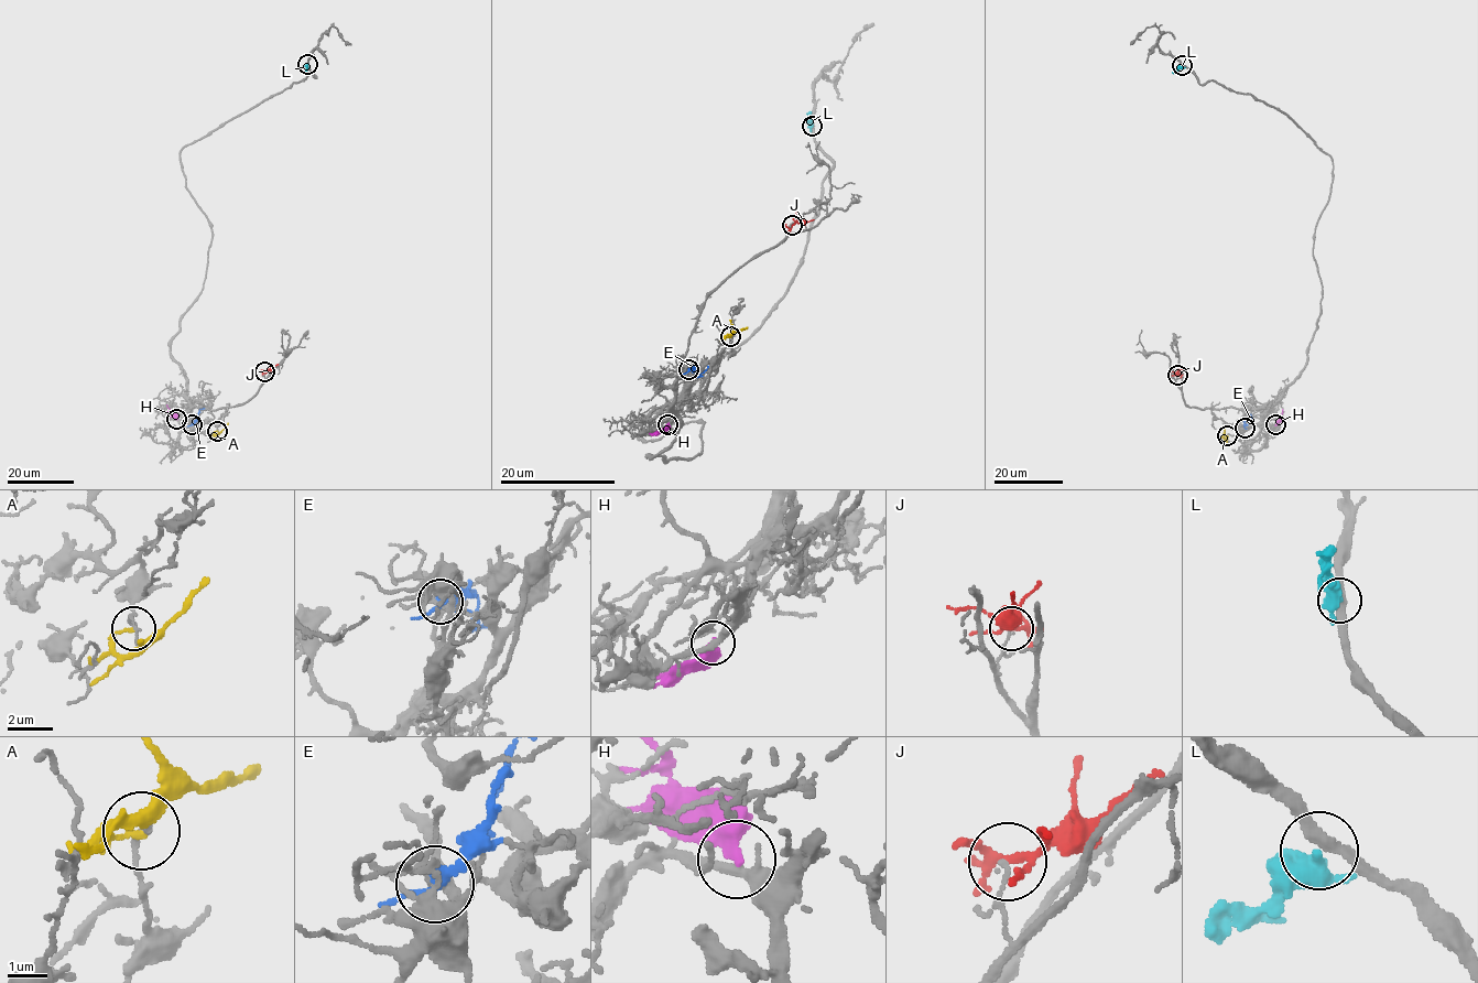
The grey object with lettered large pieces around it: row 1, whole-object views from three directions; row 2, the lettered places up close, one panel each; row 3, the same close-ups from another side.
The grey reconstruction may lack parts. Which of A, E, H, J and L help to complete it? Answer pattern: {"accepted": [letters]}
{"accepted": []}

